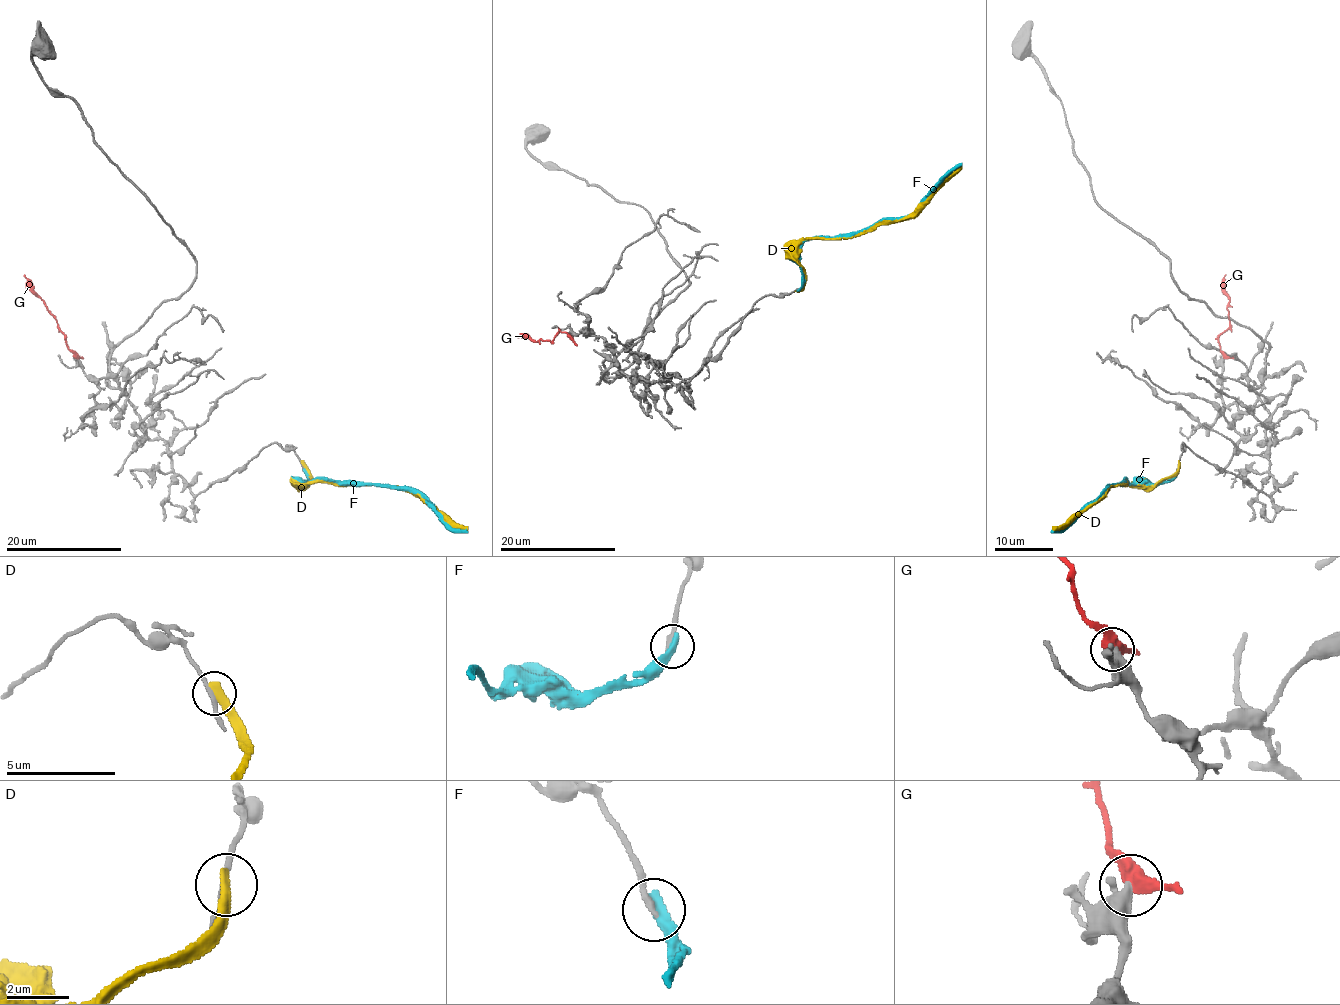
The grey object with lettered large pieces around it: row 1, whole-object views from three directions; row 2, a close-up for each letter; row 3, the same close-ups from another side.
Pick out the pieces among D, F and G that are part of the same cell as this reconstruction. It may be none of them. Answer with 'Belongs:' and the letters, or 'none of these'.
Belongs: none of these

